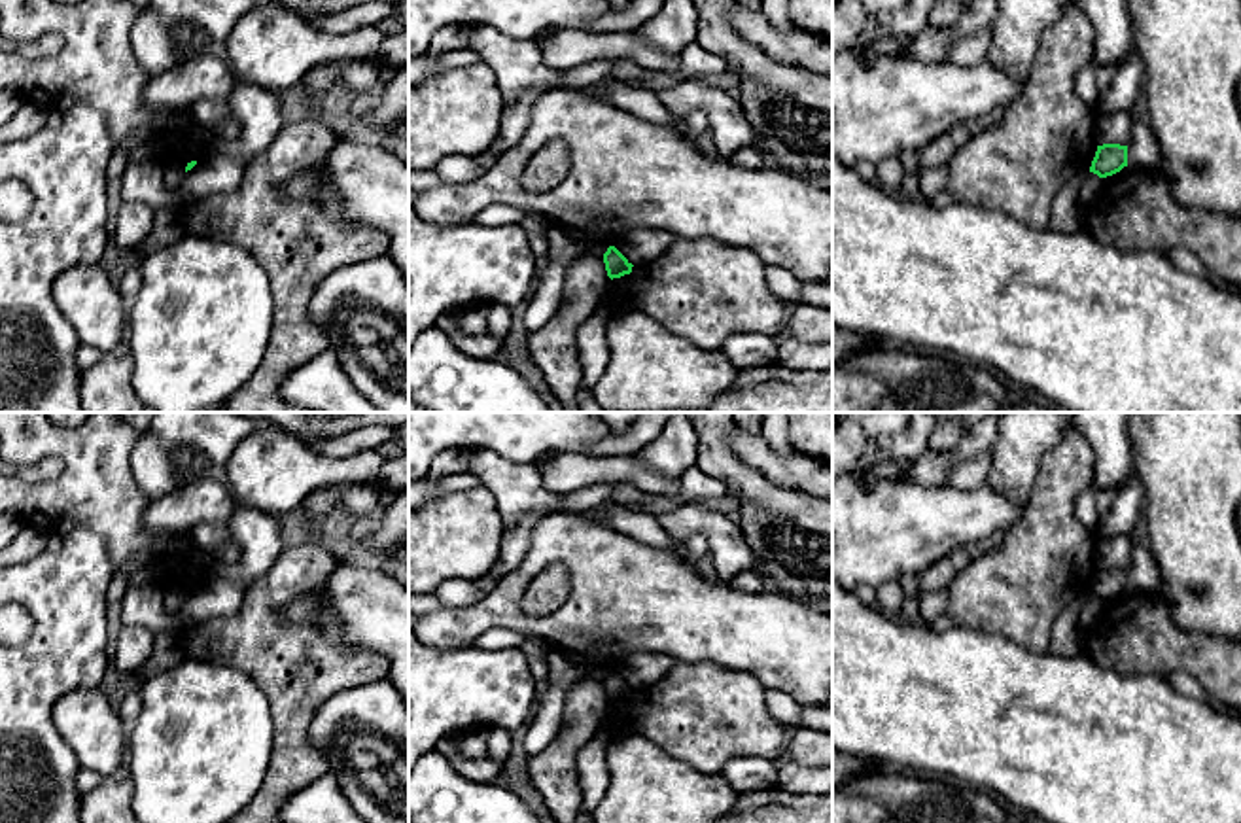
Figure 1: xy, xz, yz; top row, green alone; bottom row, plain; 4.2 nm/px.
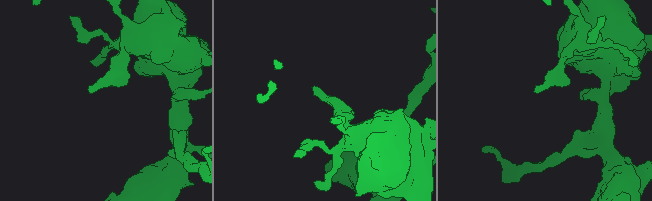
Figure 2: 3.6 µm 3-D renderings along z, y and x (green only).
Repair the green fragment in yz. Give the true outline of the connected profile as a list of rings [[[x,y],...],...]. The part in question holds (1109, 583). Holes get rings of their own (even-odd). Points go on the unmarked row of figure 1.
[[[1103,568],[1097,569],[1090,596],[1107,602],[1120,596],[1124,590],[1127,590],[1127,569]]]

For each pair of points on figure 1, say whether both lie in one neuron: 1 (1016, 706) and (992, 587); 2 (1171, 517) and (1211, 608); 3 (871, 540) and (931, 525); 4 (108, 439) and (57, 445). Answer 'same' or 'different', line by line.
1: different
2: same
3: same
4: same

